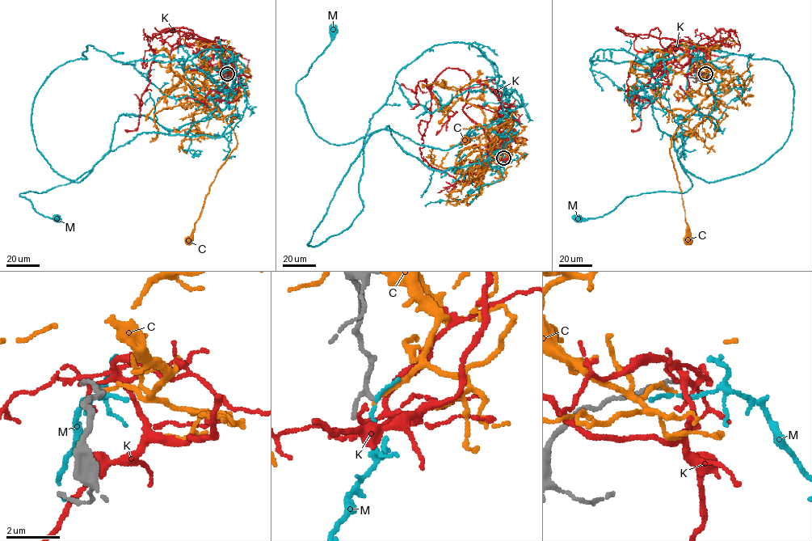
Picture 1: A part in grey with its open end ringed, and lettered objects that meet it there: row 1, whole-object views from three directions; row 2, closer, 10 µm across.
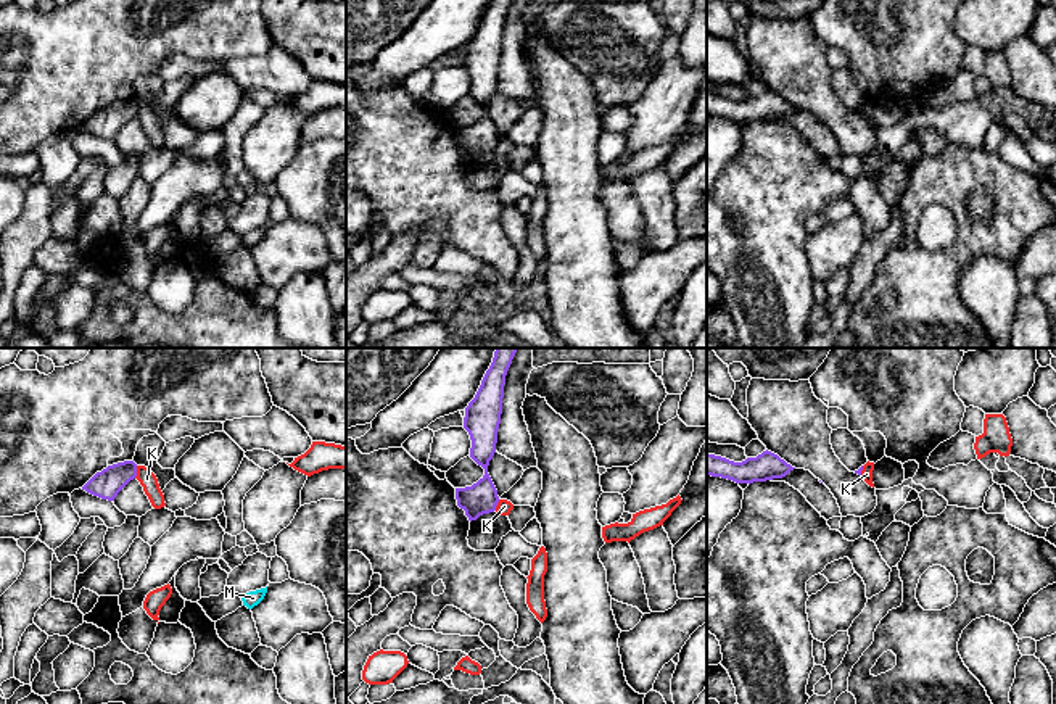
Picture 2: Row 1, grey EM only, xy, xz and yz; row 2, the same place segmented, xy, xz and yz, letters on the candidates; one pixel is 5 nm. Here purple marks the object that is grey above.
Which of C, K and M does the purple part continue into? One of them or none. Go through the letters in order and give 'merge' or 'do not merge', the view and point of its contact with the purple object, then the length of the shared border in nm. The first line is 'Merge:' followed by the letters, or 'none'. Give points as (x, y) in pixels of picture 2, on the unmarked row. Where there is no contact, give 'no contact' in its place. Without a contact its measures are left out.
Merge: none
C: do not merge; no contact
K: do not merge; meets purple in xy at (136, 111); contact 70 nm long
M: do not merge; no contact

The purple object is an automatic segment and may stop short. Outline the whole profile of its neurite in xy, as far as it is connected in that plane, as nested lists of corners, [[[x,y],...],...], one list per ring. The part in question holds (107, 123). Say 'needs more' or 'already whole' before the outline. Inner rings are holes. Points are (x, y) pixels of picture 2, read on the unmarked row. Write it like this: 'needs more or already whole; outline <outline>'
already whole; outline [[[124,100],[97,111],[84,126],[87,132],[114,140],[118,132],[137,116],[137,103]]]

